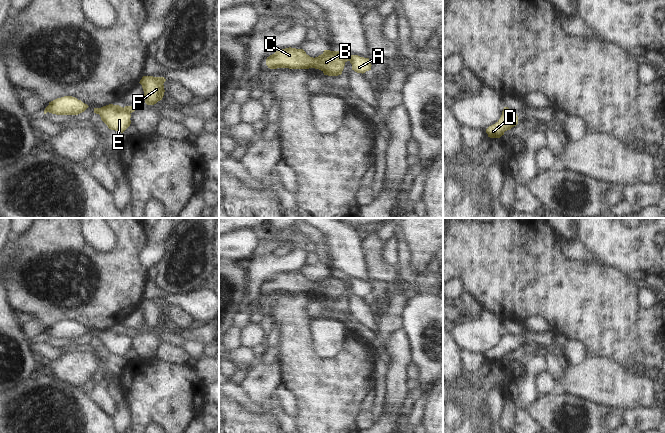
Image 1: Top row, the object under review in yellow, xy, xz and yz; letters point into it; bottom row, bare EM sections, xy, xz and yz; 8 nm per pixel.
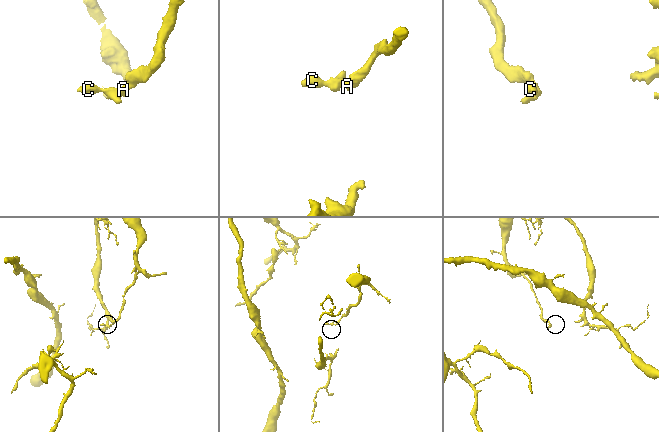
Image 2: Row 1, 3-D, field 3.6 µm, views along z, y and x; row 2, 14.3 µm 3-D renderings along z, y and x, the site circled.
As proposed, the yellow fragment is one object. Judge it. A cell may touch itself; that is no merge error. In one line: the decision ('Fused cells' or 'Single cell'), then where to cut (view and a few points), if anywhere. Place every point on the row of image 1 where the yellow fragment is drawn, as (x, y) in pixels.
Fused cells. Split along xy (123, 108), (129, 113)

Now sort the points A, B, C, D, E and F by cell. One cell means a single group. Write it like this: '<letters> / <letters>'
A F / B C D E

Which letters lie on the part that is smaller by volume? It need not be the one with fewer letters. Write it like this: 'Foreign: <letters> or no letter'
Foreign: B, C, D, E

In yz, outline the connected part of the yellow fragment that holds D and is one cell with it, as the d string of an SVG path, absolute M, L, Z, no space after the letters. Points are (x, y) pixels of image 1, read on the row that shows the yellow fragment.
M503 109L500 119L486 129L490 138L500 138L504 132L518 124L518 116L512 110Z

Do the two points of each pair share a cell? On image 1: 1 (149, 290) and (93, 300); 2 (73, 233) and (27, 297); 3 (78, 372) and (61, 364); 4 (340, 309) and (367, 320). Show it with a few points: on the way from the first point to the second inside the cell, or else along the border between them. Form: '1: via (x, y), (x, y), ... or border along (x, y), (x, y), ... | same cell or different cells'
1: border along (146, 278), (142, 299) | different cells
2: via (52, 247), (20, 264), (15, 270), (18, 276) | same cell
3: via (74, 368), (65, 368) | same cell
4: border along (351, 293), (348, 311), (368, 328) | different cells

